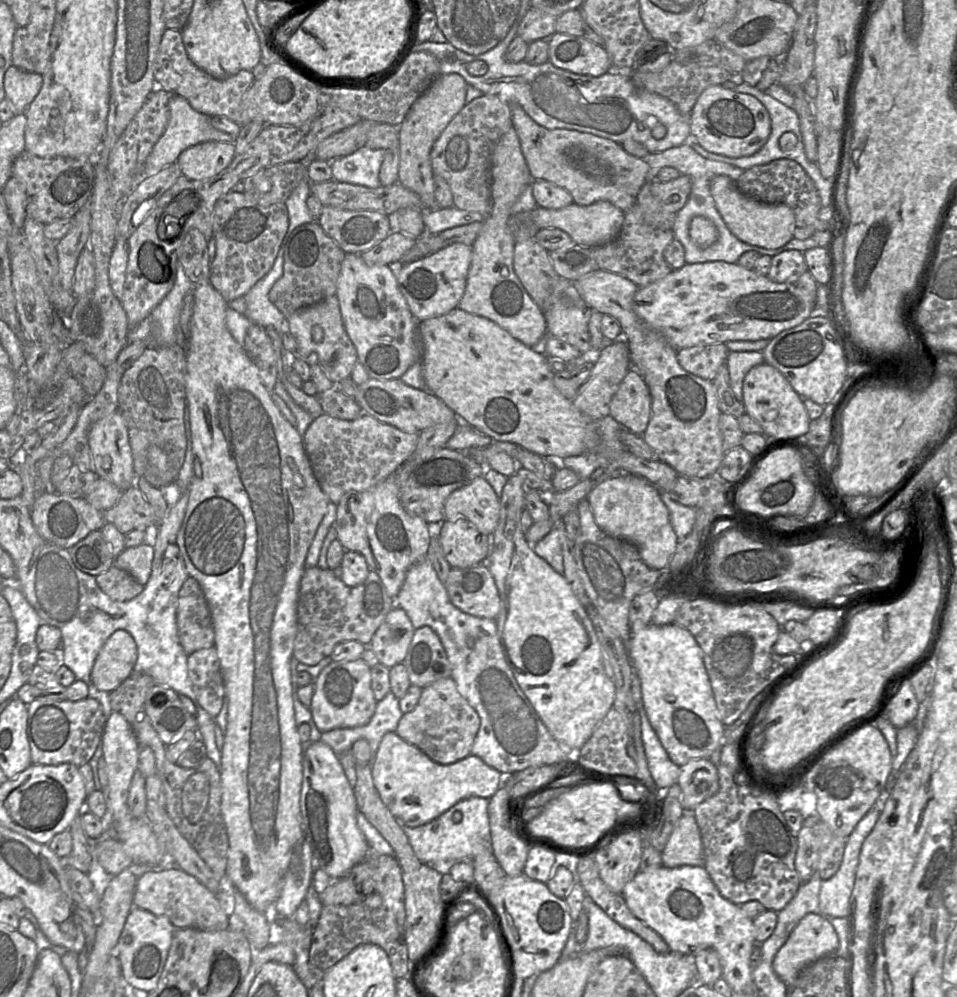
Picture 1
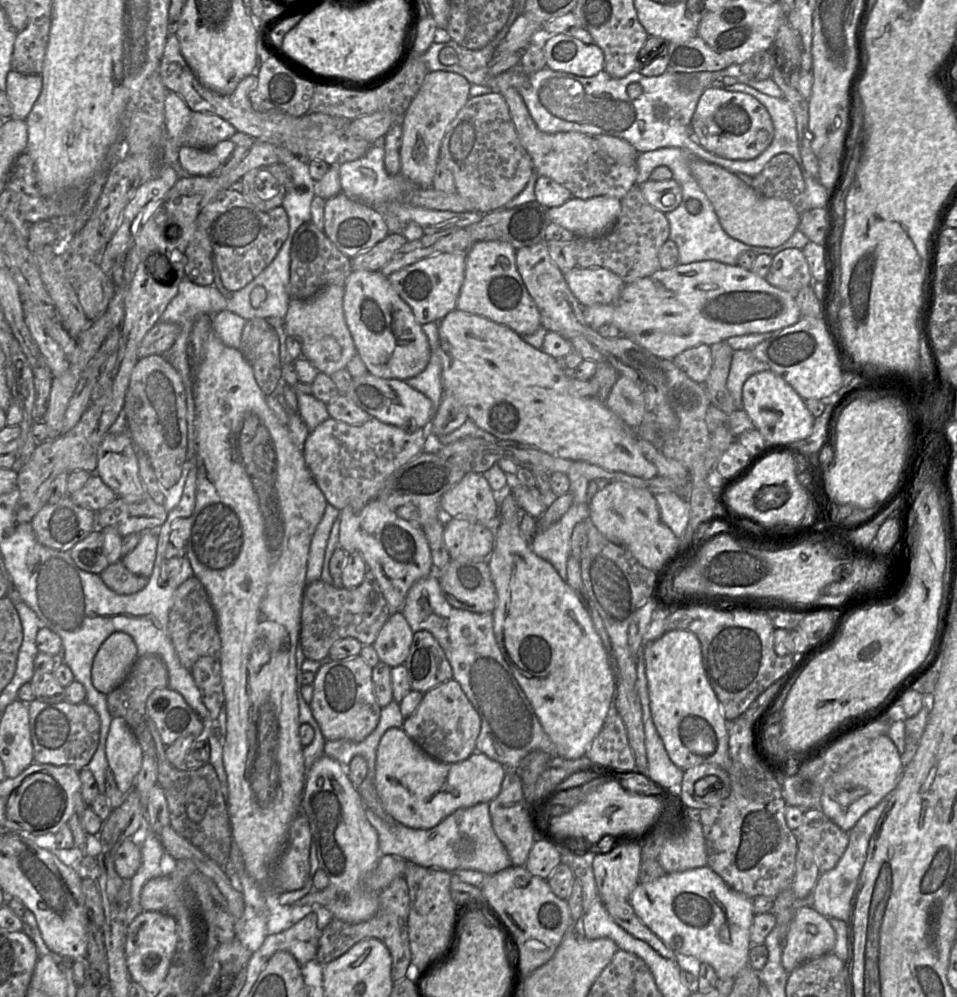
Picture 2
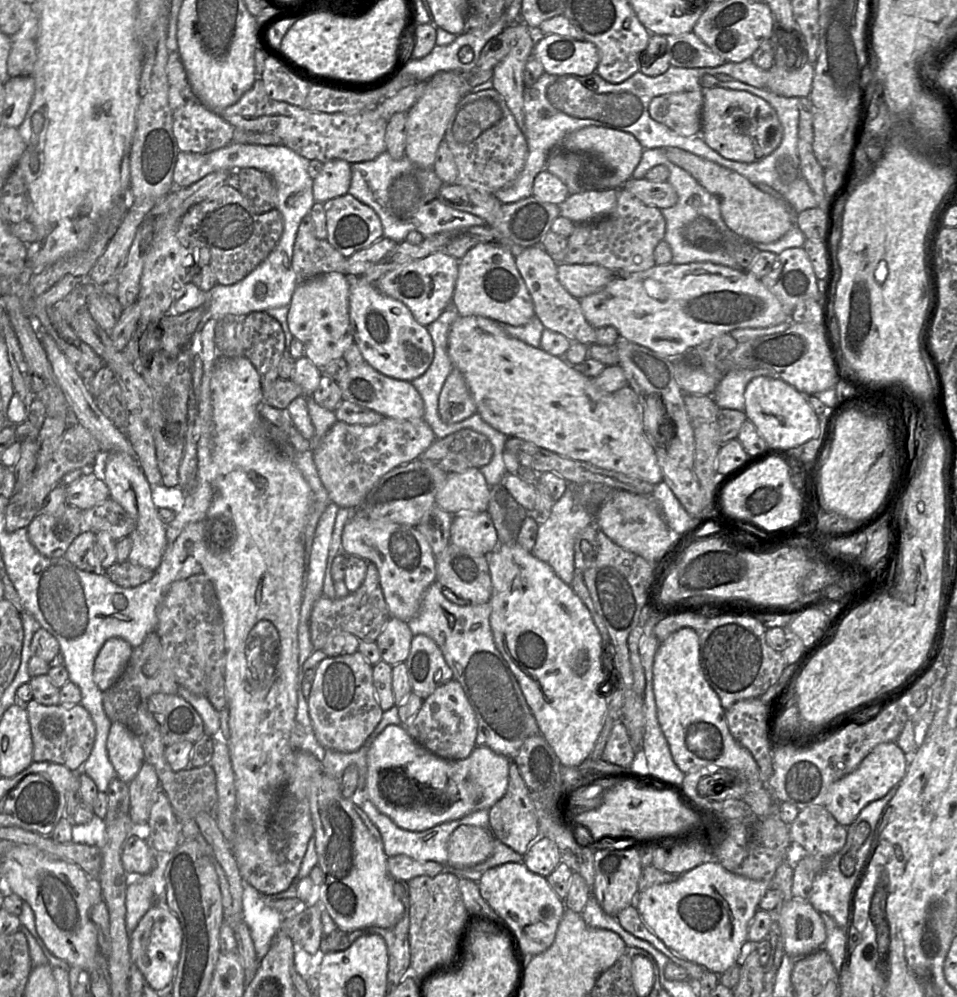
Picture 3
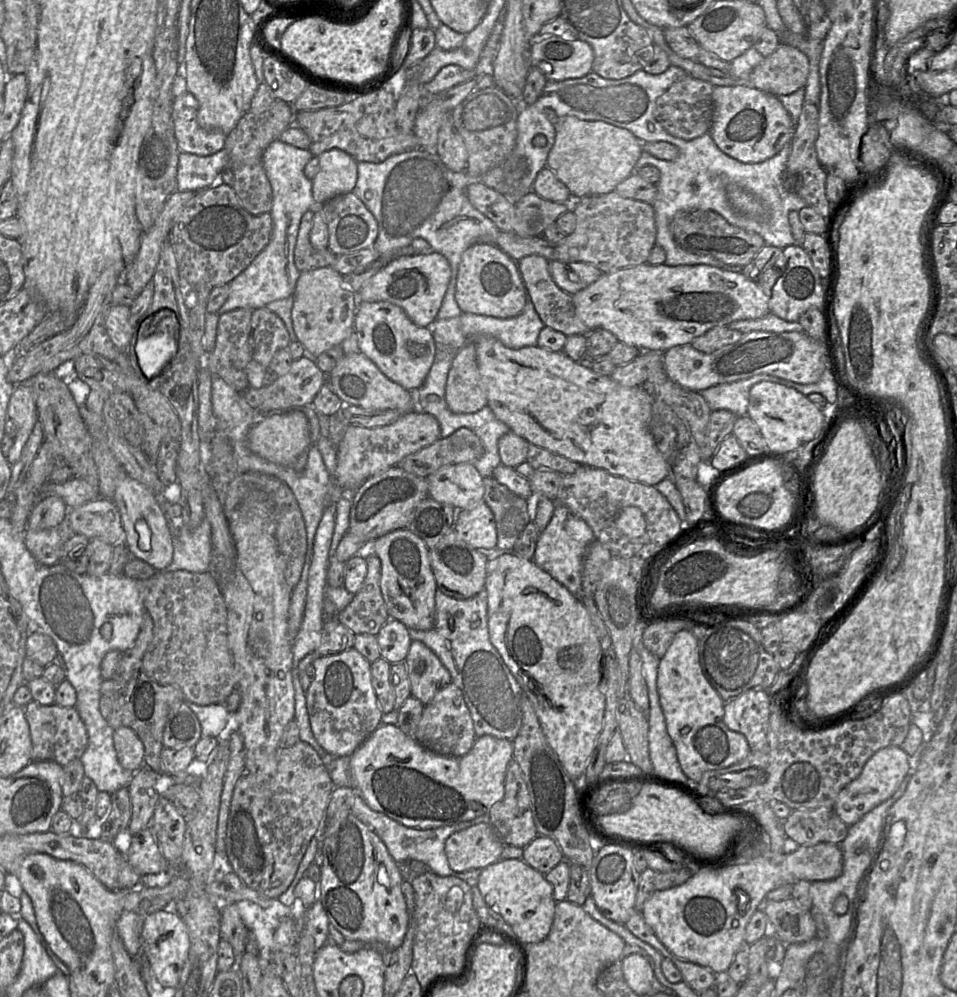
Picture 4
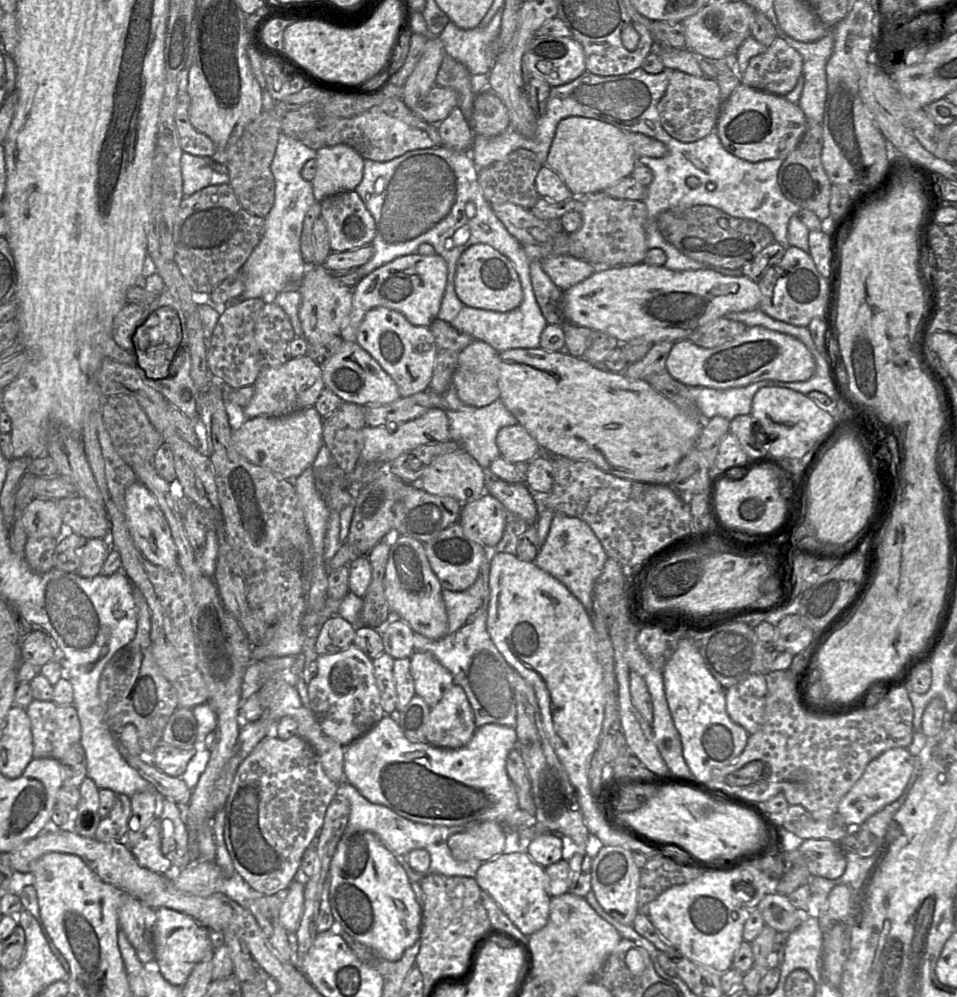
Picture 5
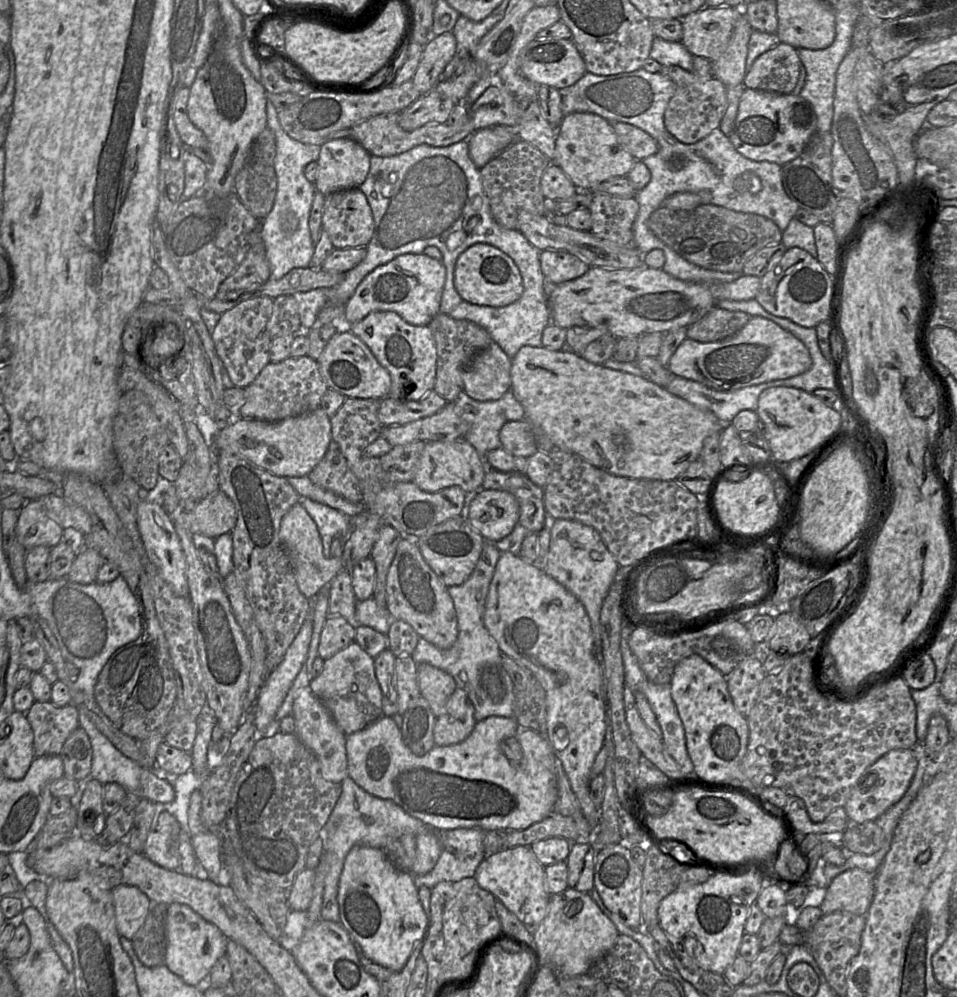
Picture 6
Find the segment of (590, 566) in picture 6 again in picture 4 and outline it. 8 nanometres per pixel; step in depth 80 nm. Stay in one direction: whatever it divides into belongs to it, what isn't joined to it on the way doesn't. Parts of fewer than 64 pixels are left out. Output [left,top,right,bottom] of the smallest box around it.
[533,505,595,599]

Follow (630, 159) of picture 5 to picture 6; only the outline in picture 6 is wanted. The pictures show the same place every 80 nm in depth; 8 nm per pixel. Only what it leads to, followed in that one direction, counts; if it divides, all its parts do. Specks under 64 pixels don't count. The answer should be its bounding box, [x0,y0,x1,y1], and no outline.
[553,114,635,191]

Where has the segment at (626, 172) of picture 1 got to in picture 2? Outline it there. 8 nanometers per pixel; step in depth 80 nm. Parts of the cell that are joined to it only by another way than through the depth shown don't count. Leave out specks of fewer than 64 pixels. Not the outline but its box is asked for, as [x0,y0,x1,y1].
[500,86,636,200]

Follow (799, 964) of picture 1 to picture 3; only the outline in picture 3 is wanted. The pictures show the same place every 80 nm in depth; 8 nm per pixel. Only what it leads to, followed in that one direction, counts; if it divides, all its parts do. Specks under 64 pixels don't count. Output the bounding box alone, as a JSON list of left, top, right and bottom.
[769,898,825,959]

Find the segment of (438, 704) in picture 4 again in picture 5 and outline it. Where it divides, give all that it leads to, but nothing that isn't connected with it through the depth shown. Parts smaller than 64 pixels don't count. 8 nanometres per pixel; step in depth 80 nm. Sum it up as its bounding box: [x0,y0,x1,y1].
[425,684,476,749]

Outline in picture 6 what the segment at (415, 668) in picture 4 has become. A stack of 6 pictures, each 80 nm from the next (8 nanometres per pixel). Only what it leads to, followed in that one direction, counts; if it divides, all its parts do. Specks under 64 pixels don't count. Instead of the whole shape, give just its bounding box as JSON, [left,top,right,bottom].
[417,663,457,718]

